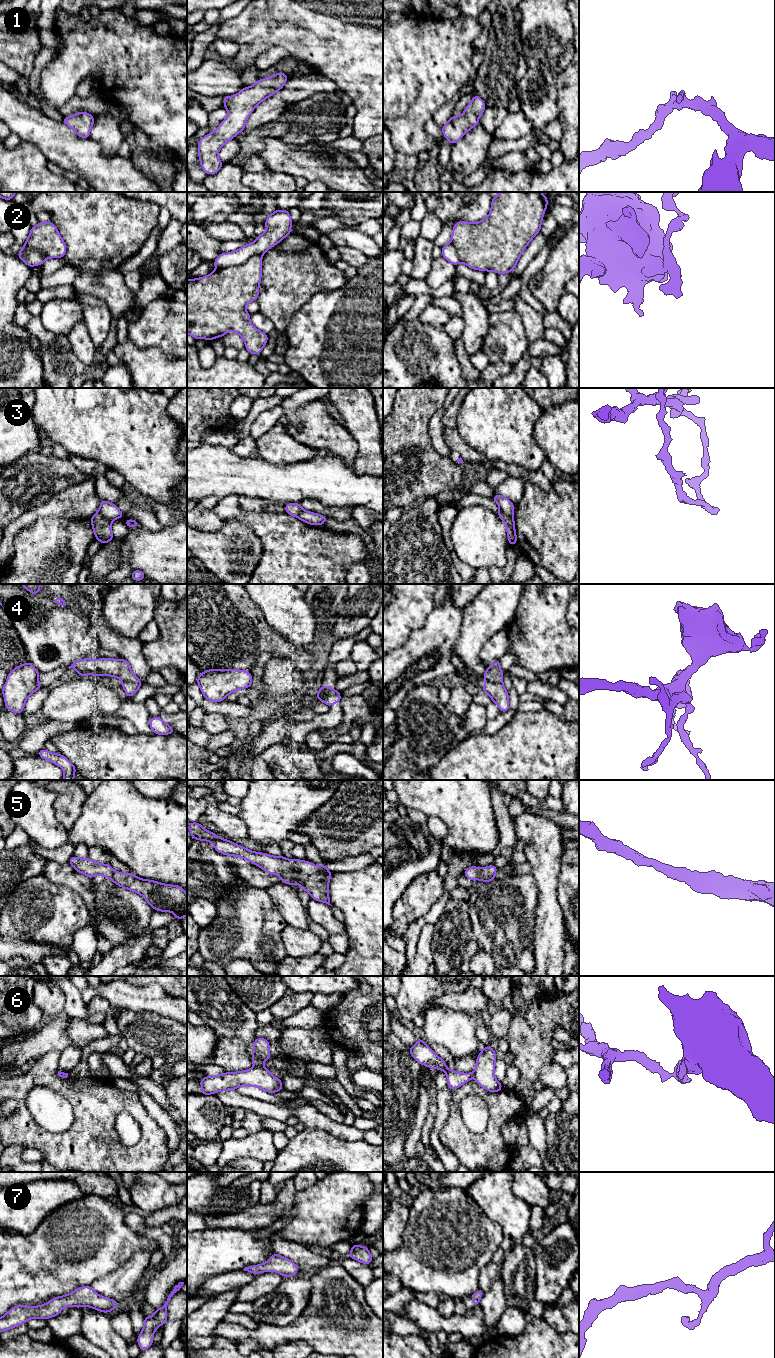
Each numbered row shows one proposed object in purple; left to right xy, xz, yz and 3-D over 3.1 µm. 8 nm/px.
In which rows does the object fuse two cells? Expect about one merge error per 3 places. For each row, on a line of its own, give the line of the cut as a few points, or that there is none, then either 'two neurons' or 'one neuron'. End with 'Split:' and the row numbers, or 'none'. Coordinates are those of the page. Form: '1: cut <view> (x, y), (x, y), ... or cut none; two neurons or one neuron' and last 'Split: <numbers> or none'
1: cut none; one neuron
2: cut xz (261, 255), (252, 255), (240, 264), (217, 269); two neurons
3: cut xy (99, 510), (110, 522); two neurons
4: cut xy (122, 681), (134, 681), (140, 685); two neurons
5: cut none; one neuron
6: cut xz (255, 1065), (259, 1066); two neurons
7: cut none; one neuron
Split: 2, 3, 4, 6

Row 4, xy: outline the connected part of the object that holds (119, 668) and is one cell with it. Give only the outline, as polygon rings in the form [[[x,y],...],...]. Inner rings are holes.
[[[80,659],[75,661],[68,668],[78,672],[79,676],[85,675],[105,675],[119,678],[122,682],[135,682],[142,684],[141,680],[132,672],[129,663],[121,659]]]

